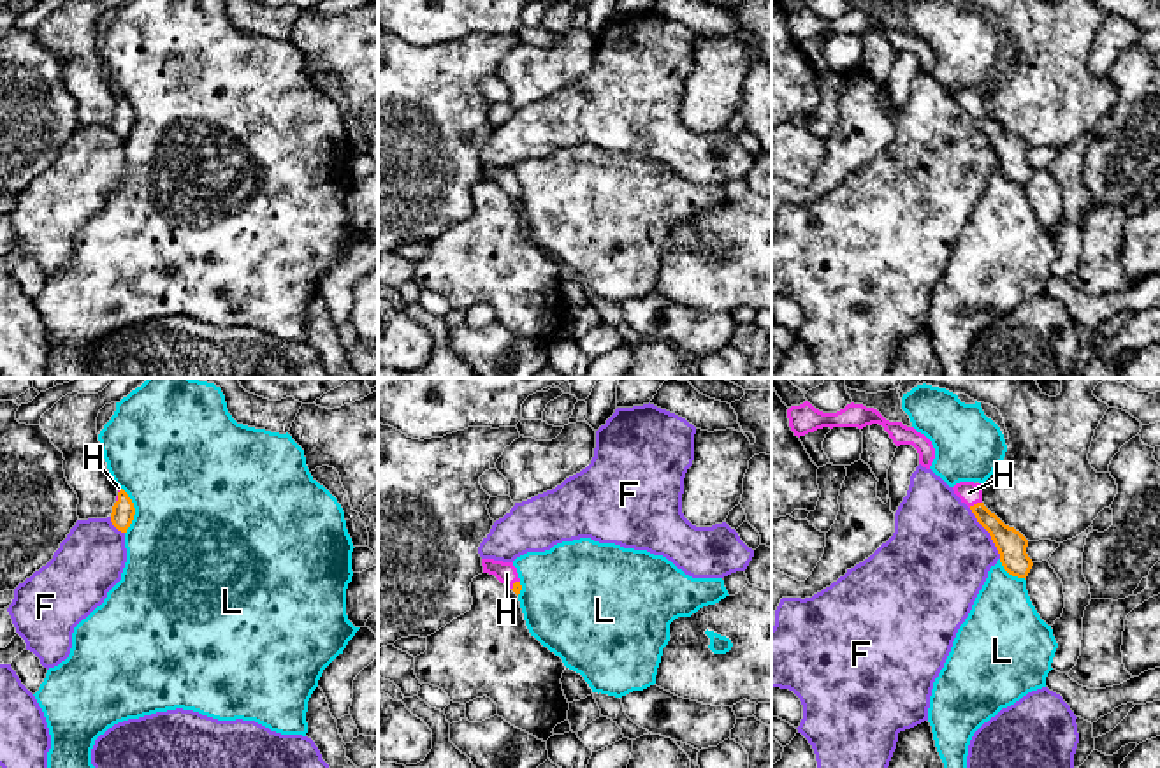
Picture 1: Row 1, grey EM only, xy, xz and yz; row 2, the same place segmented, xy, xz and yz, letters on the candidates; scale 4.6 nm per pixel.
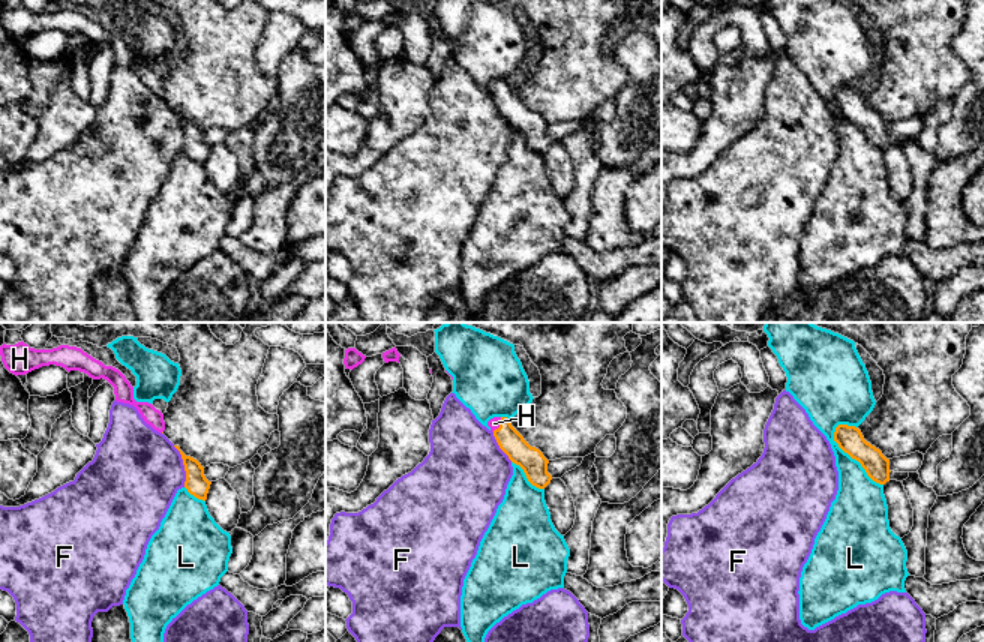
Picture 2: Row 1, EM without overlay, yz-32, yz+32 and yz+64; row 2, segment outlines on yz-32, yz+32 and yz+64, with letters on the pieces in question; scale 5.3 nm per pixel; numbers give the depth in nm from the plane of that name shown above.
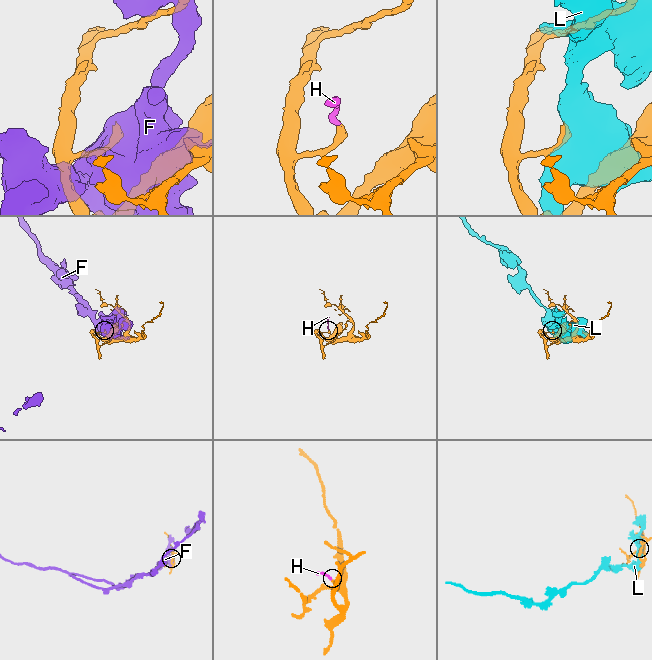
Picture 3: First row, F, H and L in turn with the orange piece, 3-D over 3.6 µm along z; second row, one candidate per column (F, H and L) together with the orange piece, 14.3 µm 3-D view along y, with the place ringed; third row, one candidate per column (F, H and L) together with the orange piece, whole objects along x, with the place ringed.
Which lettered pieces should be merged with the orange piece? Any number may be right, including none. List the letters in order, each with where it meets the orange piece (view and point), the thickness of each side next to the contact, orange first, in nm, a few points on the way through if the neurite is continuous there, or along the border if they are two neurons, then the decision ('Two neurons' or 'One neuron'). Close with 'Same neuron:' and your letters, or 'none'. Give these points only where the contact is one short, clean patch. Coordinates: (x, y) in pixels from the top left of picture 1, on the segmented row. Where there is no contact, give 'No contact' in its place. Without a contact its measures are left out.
F: Touches orange at yz (988, 531). Thickness 140 nm (orange) against 460 nm. Two neurons
H: Touches orange at yz (974, 505). Thickness 140 nm (orange) against 100 nm. Path across: yz (1011, 545), (974, 505), (969, 492). One neuron
L: Touches orange at xy (134, 510). Thickness 100 nm (orange) against 500 nm. Two neurons
Same neuron: H

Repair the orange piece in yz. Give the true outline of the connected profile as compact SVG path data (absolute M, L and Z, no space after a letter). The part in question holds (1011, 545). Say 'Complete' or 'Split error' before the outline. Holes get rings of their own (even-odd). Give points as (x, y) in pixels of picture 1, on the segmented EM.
Split error. M960 482L953 487L954 494L965 503L977 522L990 533L1004 569L1018 578L1028 576L1033 562L1026 554L1028 540L1014 527L1005 525L995 513L982 503L981 483Z

